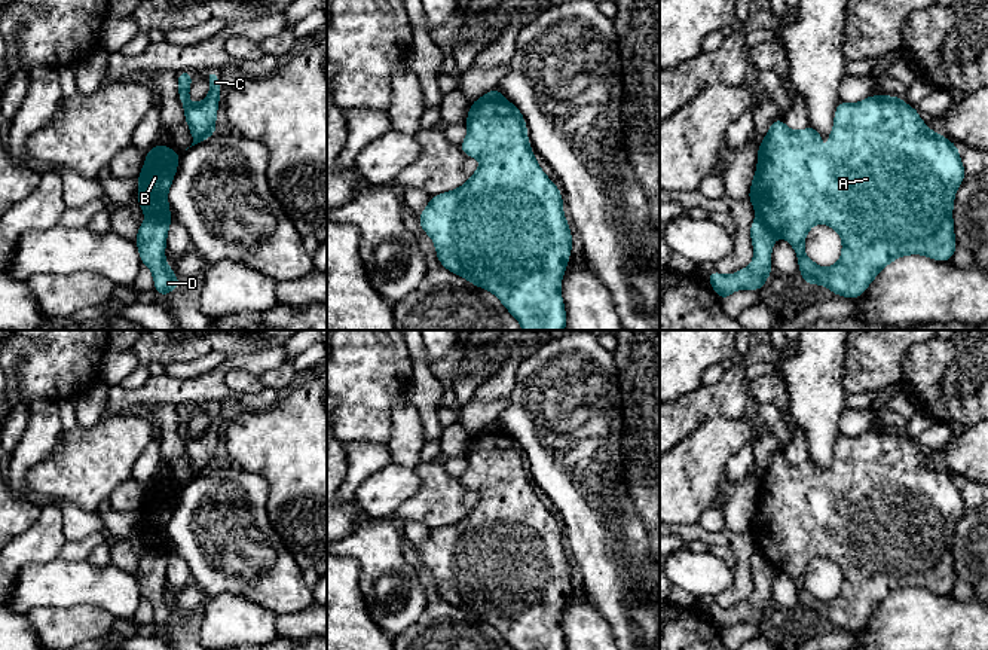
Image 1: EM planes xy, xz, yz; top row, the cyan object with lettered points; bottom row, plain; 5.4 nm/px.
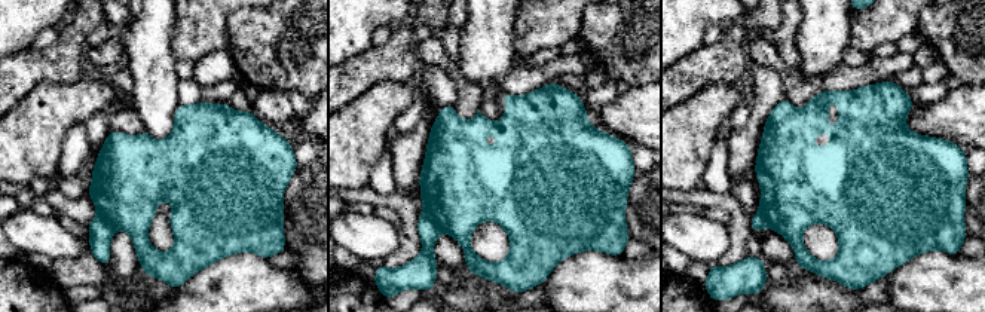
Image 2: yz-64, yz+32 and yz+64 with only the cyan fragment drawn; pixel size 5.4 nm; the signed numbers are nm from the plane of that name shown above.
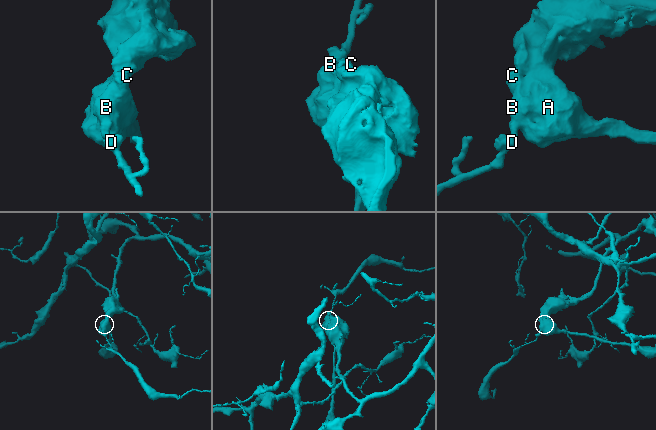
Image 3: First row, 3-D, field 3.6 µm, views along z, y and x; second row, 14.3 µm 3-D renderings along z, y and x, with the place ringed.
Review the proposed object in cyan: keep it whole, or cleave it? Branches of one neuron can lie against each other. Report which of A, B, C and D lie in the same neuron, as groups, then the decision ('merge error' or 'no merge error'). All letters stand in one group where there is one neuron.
A B C / D | merge error

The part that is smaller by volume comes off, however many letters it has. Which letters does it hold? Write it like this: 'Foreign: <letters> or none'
Foreign: D

